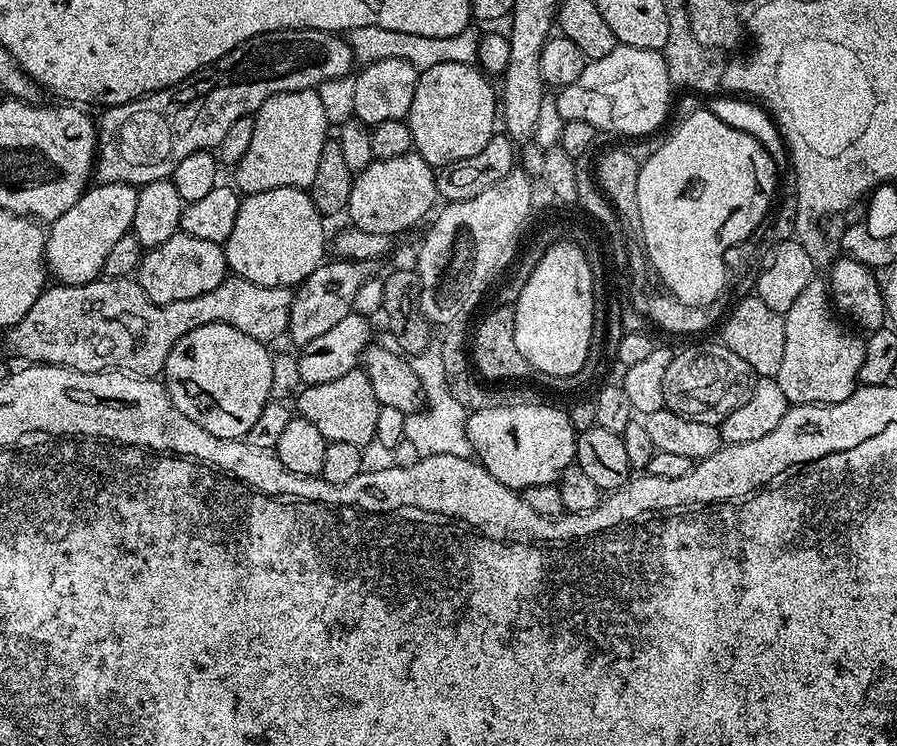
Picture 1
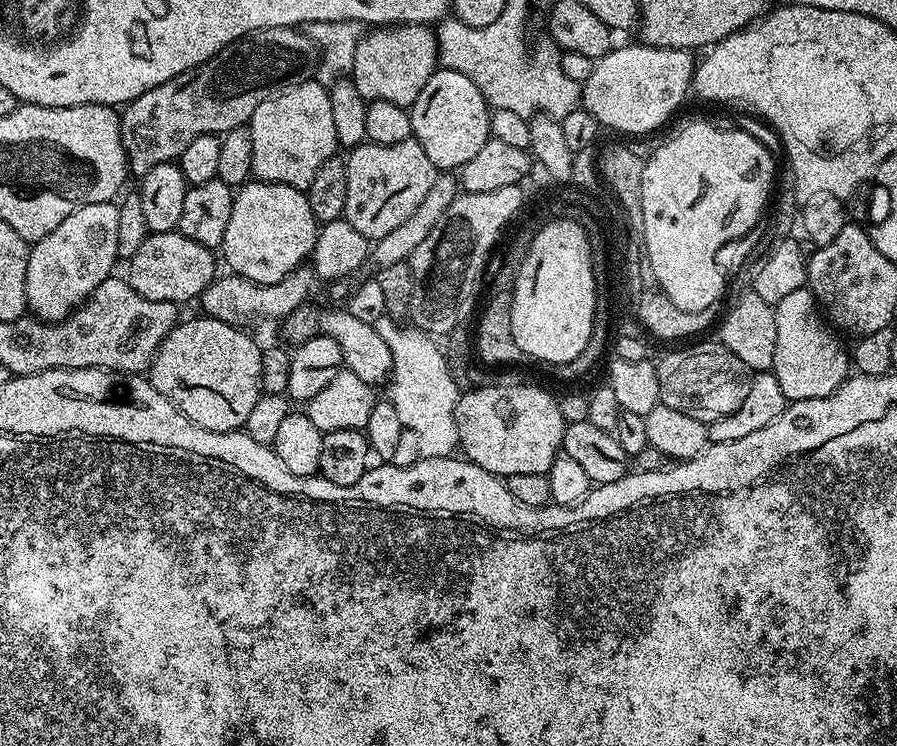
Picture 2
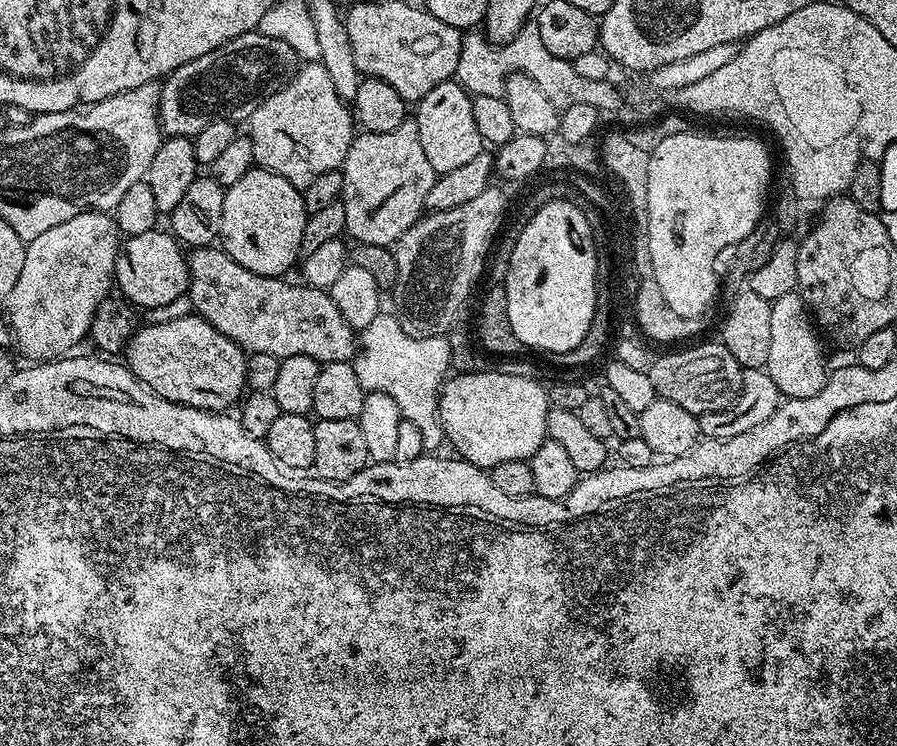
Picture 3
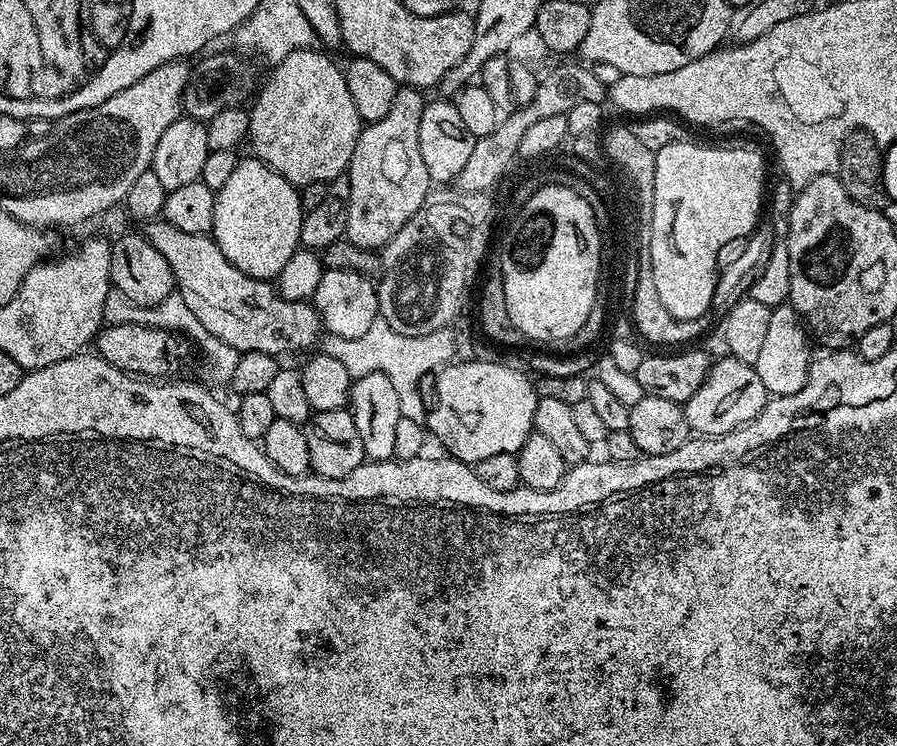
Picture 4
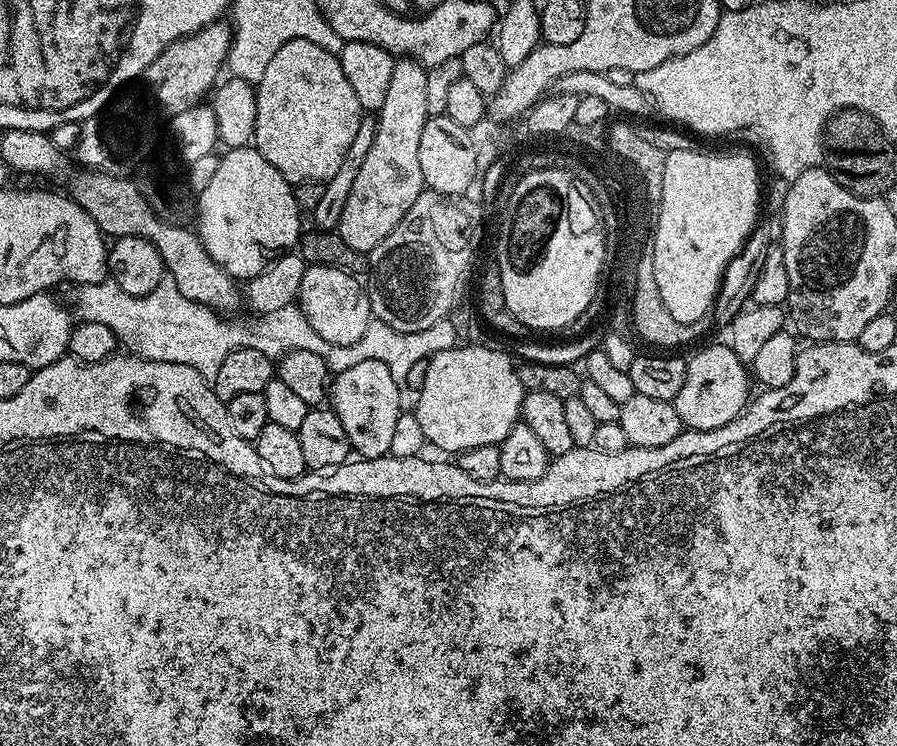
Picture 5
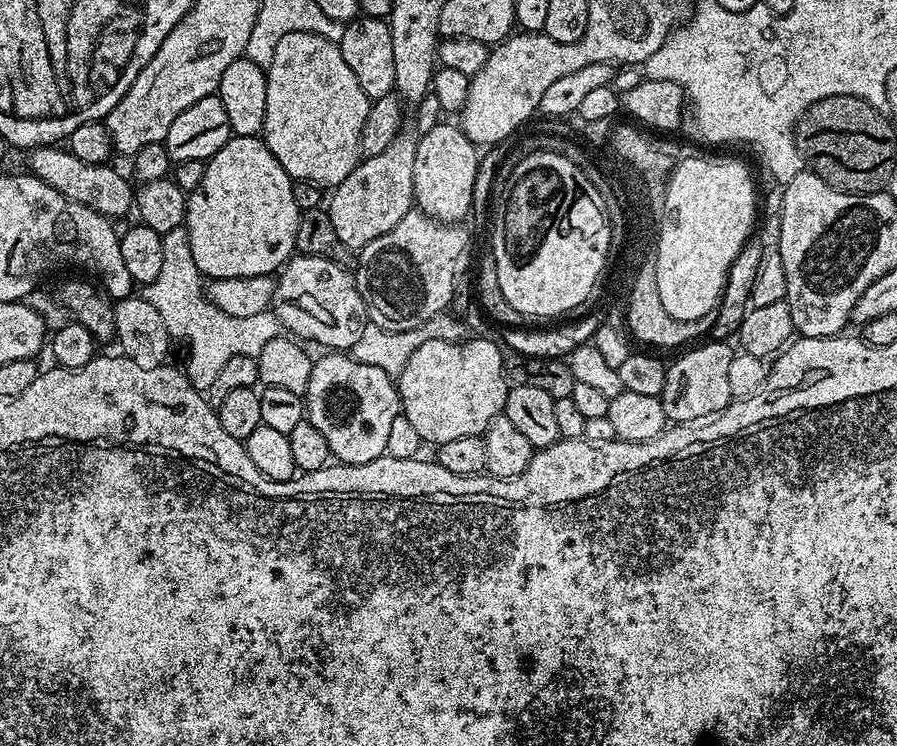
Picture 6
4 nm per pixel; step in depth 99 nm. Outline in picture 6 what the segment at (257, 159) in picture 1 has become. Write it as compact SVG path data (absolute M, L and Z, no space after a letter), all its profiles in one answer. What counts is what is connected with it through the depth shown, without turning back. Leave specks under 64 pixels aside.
M291 32L278 41L274 58L270 58L266 71L266 118L262 133L264 144L270 154L278 158L282 170L286 170L293 181L305 180L328 190L335 188L356 169L362 159L362 128L373 103L366 90L362 90L346 58L342 58L339 43L313 32Z

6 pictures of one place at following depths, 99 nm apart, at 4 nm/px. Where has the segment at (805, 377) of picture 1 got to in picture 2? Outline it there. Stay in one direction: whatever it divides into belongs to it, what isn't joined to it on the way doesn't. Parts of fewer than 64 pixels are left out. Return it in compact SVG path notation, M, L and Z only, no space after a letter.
M805 286L793 290L774 307L778 342L774 346L771 372L778 378L778 386L782 386L785 401L826 398L834 394L850 375L850 356L840 345L841 337L826 323L815 294Z

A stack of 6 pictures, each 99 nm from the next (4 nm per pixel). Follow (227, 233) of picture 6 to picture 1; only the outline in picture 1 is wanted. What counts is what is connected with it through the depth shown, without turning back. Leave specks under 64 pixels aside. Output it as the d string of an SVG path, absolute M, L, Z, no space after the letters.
M275 188L244 196L234 230L223 245L229 269L260 287L299 286L319 264L325 263L324 224L311 195L303 188Z

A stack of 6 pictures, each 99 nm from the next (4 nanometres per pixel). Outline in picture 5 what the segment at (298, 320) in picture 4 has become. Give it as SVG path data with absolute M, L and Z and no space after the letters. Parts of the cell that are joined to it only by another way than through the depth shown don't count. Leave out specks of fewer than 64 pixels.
M80 170L72 180L70 195L90 218L100 227L105 237L137 236L146 238L162 254L167 273L174 278L177 288L190 300L210 307L219 314L232 314L242 308L242 288L202 246L199 235L191 227L184 224L174 224L164 219L157 212L149 197L138 190L135 179L122 176L111 176L95 170Z

